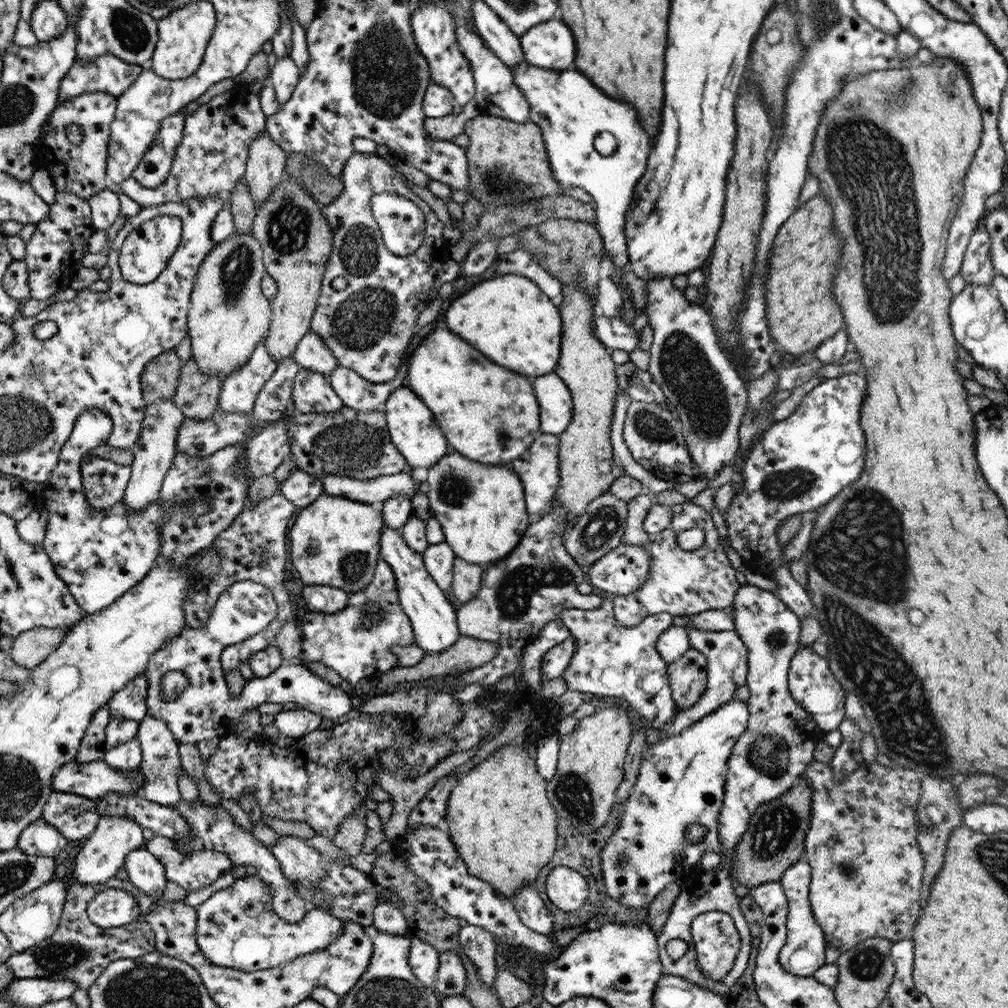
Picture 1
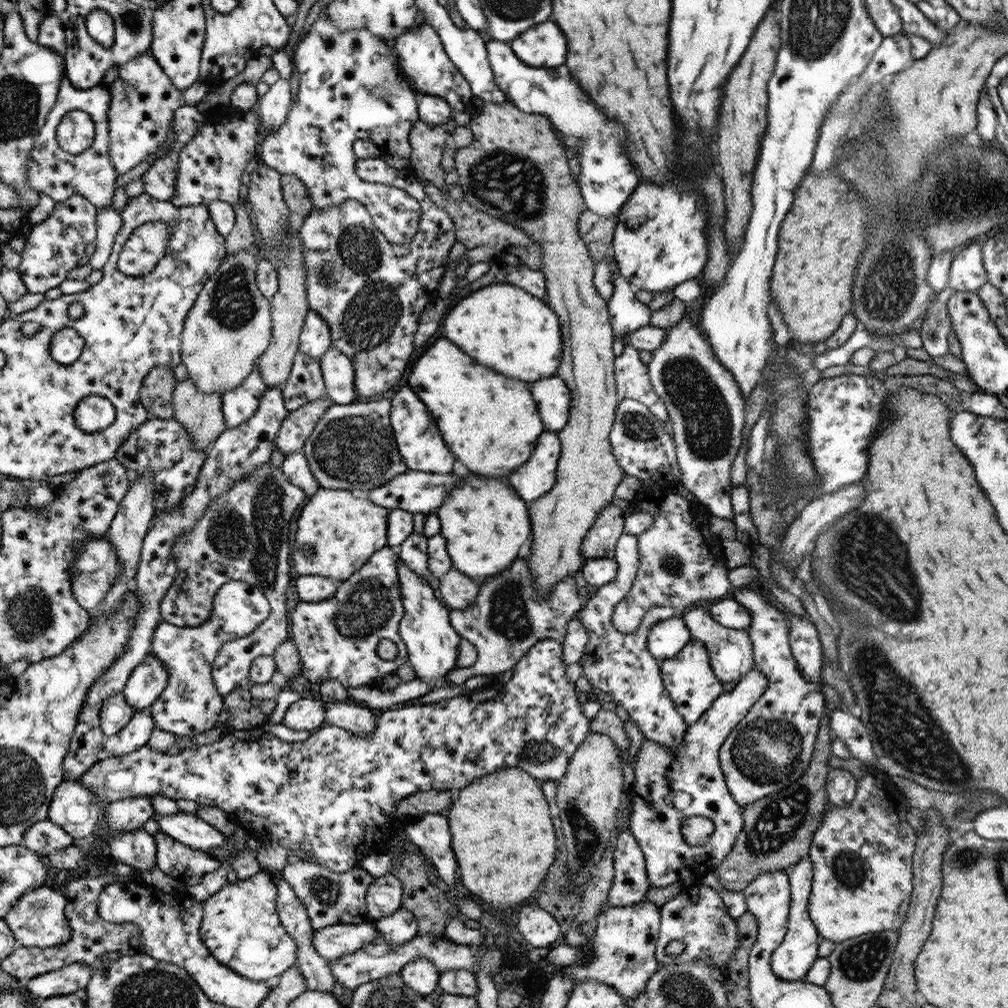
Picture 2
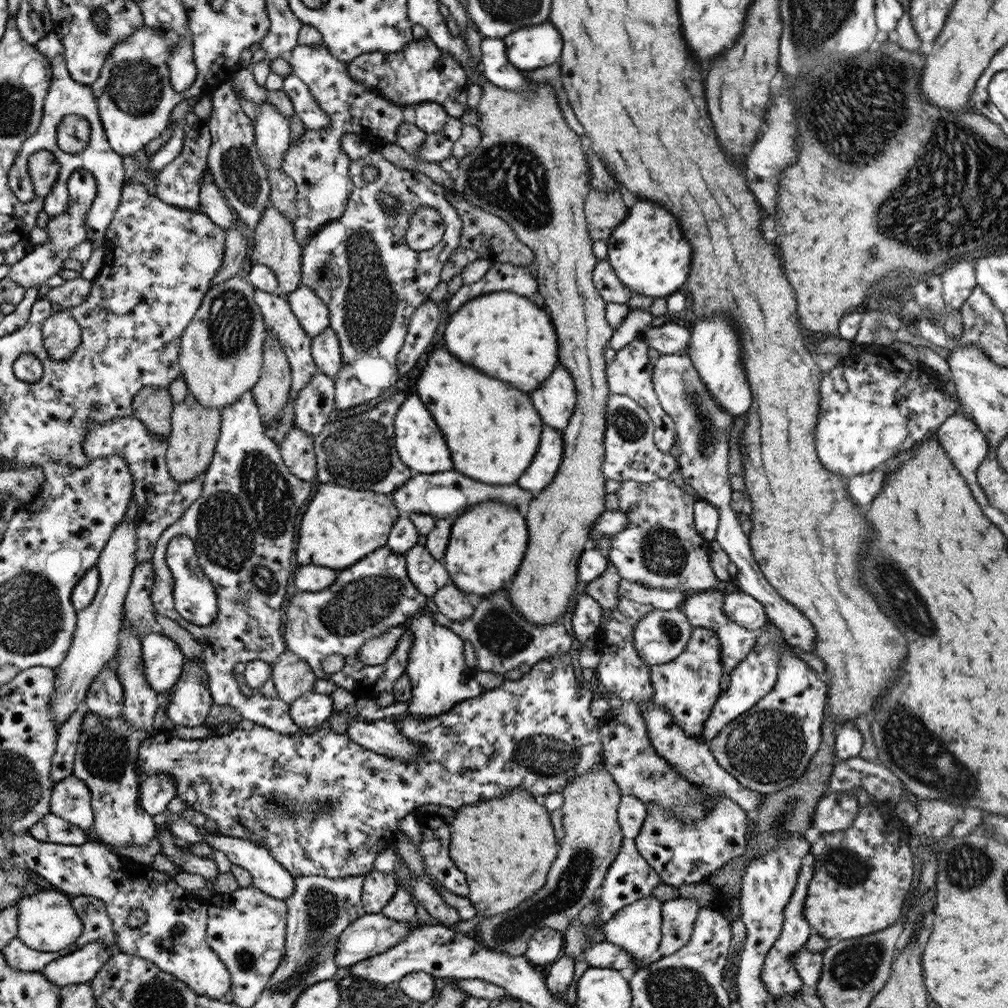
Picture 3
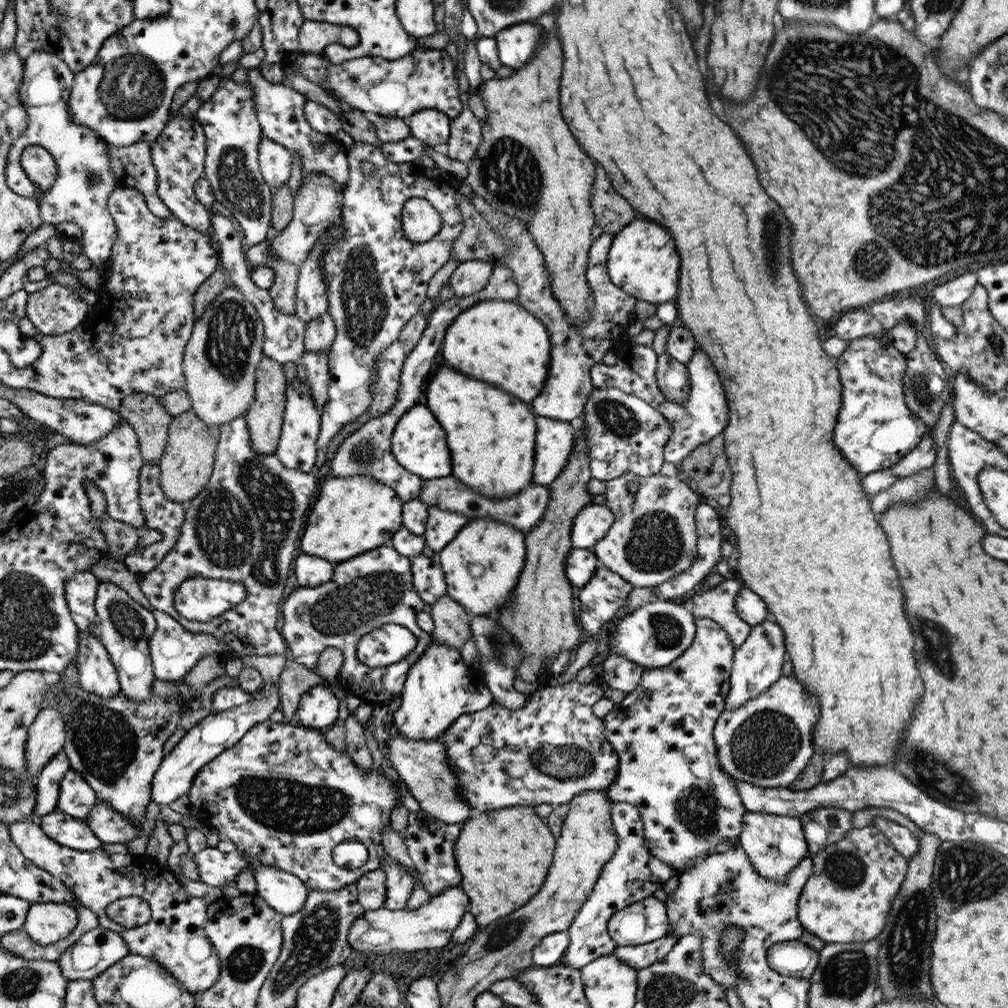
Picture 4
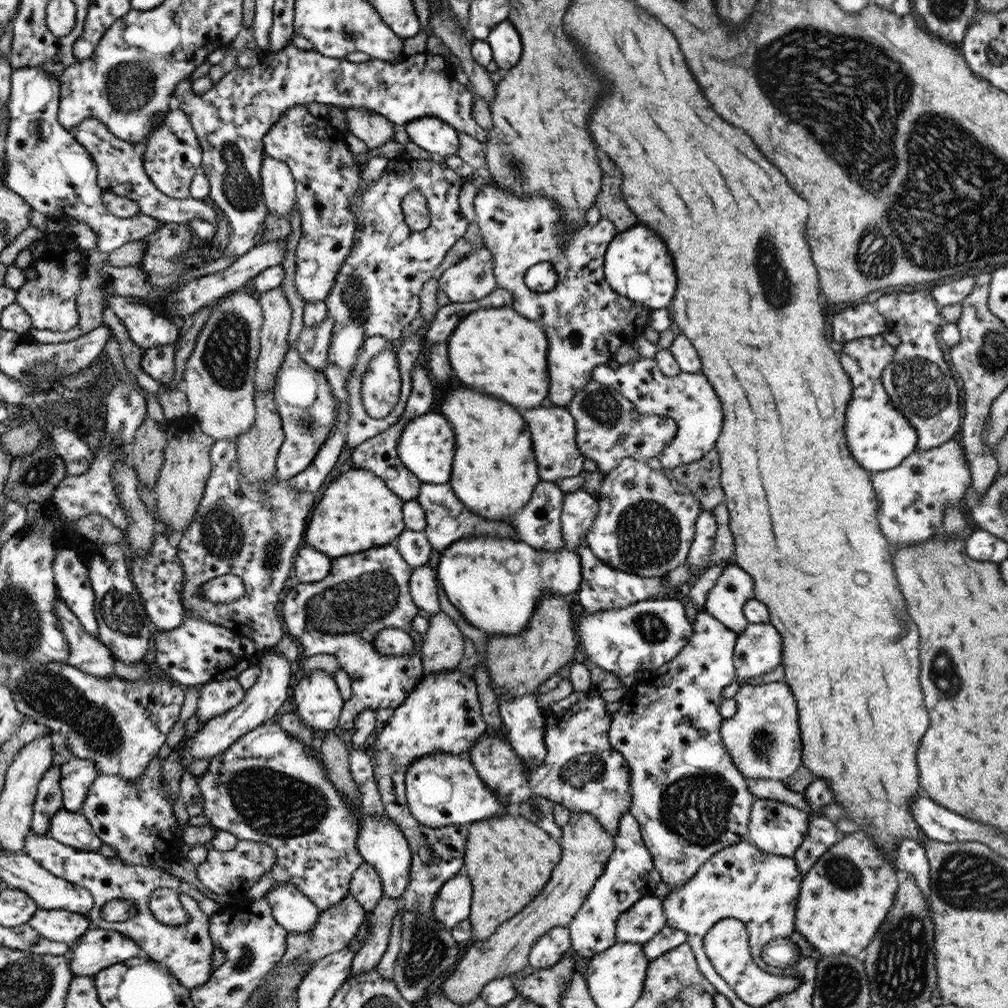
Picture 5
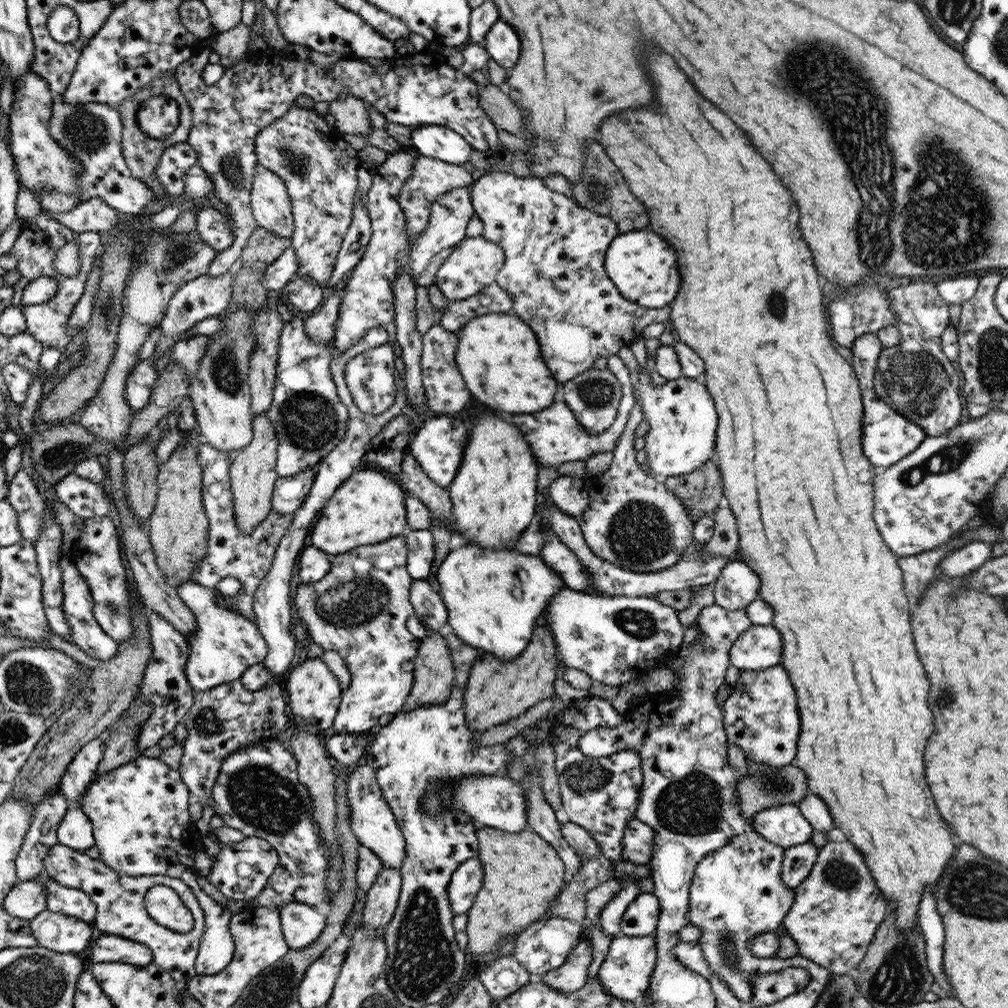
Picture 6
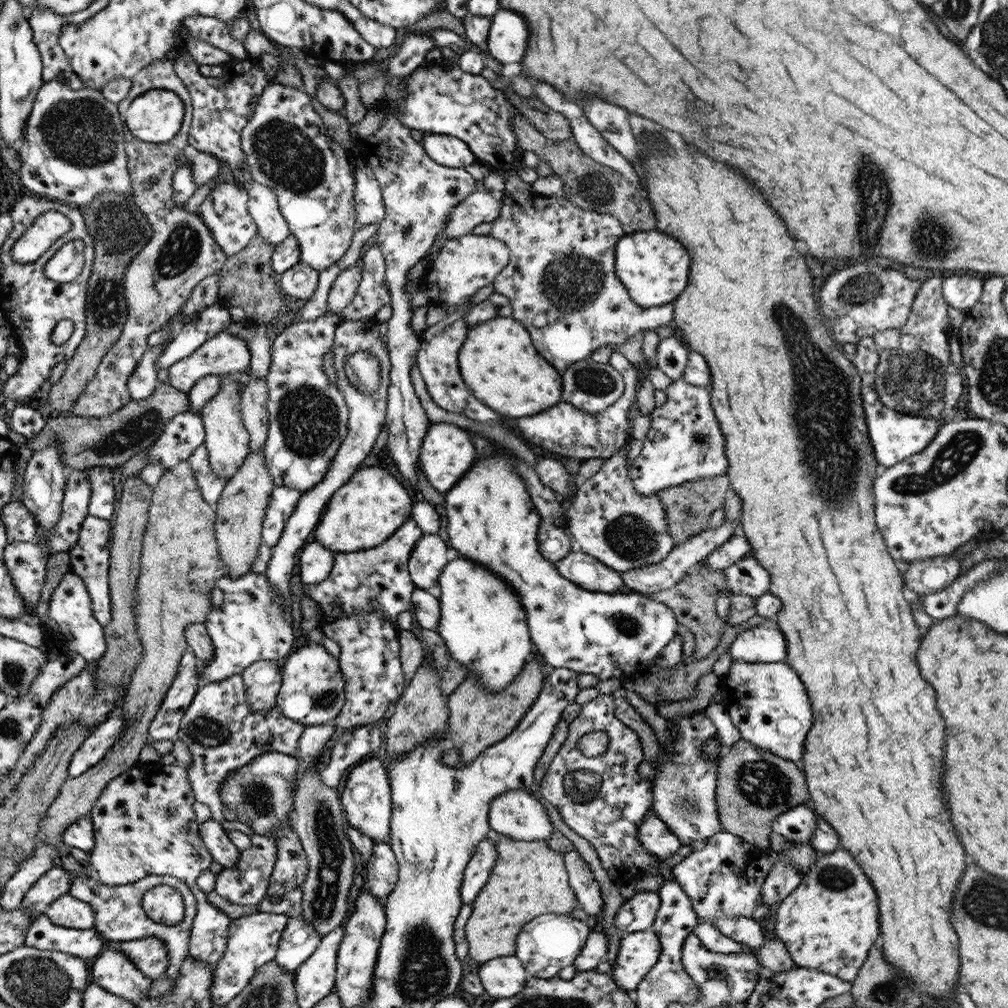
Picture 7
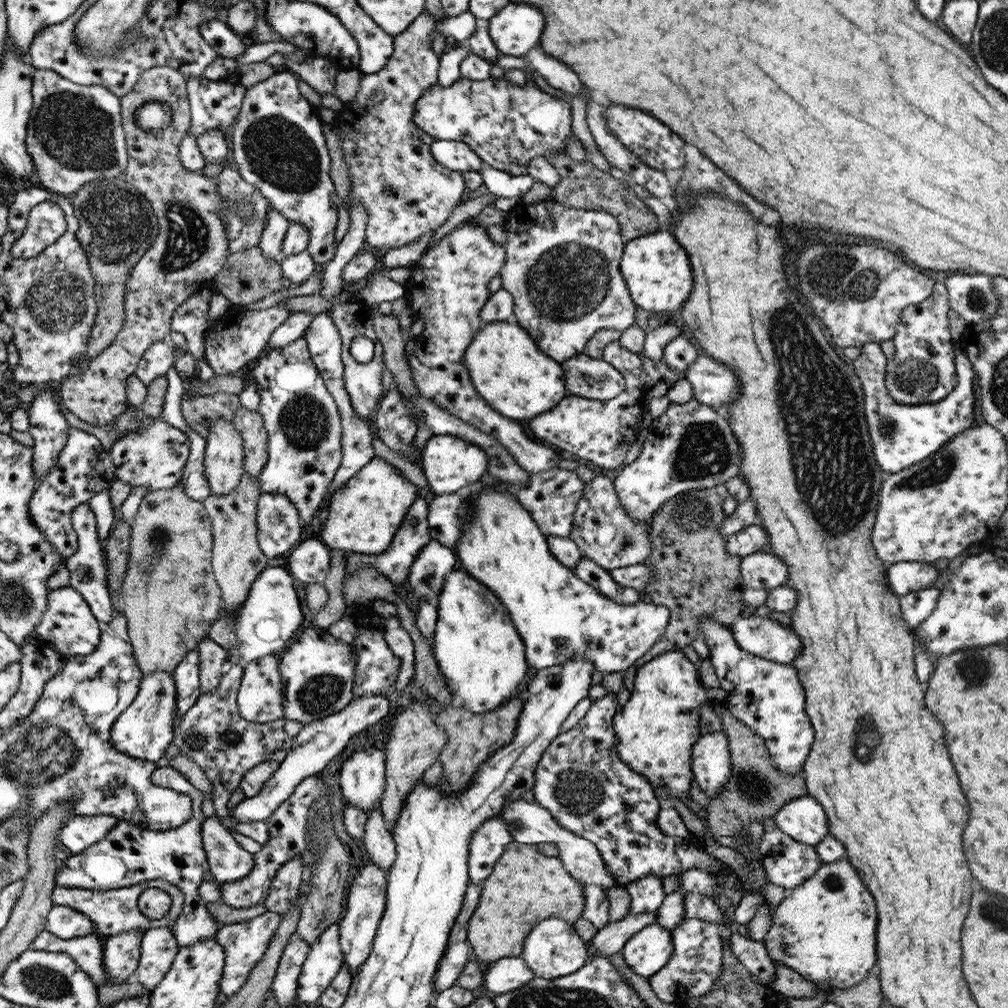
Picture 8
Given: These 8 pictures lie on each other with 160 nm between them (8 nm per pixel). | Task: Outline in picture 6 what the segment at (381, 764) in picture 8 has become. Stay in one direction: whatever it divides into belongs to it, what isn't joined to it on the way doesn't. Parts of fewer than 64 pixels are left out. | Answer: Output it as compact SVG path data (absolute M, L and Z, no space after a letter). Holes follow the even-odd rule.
M361 765L348 775L347 799L351 808L351 829L357 841L376 853L383 864L400 869L406 858L406 839L398 828L371 765Z

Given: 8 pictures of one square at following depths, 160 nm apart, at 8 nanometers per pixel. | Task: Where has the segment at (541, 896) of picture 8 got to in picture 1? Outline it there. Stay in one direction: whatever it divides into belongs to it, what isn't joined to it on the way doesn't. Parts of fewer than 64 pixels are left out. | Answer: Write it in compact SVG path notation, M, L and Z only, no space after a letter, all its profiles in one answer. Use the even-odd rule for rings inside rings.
M512 743L496 750L491 753L490 756L481 760L475 767L464 772L464 774L460 774L455 787L450 791L447 800L447 811L445 812L445 821L448 823L451 841L455 844L458 852L465 860L465 865L468 867L470 875L490 883L496 892L499 892L508 898L512 898L521 886L530 885L532 880L536 880L540 868L546 866L546 864L552 860L552 856L554 856L554 852L556 852L558 819L559 816L556 814L555 808L552 806L547 795L547 780L537 771L535 759L529 755L528 749L522 746L522 744Z

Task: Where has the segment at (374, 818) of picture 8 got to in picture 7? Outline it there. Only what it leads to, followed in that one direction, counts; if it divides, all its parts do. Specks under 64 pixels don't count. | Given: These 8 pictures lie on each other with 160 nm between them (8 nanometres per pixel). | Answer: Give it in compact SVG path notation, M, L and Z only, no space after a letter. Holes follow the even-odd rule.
M375 843L366 868L368 874L366 875L365 888L384 905L398 883L399 864L390 843Z

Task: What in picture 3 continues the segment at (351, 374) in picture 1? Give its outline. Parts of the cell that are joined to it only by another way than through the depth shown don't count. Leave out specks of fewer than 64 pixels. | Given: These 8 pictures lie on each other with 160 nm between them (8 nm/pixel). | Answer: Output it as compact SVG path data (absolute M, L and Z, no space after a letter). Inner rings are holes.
M331 327L312 338L311 355L319 371L334 379L342 364L341 346Z

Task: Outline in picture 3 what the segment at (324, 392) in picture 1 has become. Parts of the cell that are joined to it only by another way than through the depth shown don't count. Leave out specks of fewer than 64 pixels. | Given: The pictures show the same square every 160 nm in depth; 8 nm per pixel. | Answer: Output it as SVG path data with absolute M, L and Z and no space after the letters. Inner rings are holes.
M255 288L256 300L263 313L263 319L272 327L273 335L277 336L279 343L283 346L287 353L288 360L291 365L291 390L290 394L293 399L298 397L298 393L302 388L307 386L312 380L312 377L317 373L318 368L311 355L311 341L312 339L306 334L302 328L300 321L295 317L291 311L291 306L285 297L278 293L268 293Z

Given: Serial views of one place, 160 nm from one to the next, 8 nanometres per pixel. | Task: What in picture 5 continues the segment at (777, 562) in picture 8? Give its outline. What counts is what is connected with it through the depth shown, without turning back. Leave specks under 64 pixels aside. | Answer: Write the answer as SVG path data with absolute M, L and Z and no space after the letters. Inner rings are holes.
M728 561L724 563L718 581L708 592L703 611L740 635L749 624L743 614L744 604L752 597L754 590L751 575Z

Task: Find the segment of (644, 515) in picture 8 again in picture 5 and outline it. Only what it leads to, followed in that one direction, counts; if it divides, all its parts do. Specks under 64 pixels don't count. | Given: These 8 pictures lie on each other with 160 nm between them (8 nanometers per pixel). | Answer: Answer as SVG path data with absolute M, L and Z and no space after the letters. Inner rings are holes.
M640 357L635 363L620 365L616 370L608 364L598 365L593 370L592 379L604 386L617 388L625 398L635 404L639 413L667 416L675 420L676 436L657 456L665 472L669 473L676 467L700 460L715 448L723 427L723 406L704 373L681 372L674 377L668 377L662 374L655 359Z

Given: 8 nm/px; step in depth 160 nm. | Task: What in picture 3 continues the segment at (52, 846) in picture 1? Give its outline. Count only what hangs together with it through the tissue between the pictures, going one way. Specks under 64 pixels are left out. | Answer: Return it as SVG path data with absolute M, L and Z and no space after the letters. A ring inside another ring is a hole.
M51 812L39 820L29 833L40 842L52 842L54 844L79 845L92 841L90 831L78 828L70 824L63 817L51 814Z

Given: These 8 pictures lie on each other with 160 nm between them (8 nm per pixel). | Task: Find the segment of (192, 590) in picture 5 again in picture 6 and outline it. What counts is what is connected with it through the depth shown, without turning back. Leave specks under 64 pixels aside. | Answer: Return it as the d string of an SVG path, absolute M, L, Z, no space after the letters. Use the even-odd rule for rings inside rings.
M207 442L199 446L197 456L203 467L203 505L206 509L209 527L207 553L191 572L190 580L194 580L206 588L217 588L220 580L228 576L237 578L243 584L243 594L232 598L232 600L222 600L220 605L222 607L232 607L240 615L248 617L252 623L258 624L252 606L254 593L258 591L265 576L271 572L273 562L275 562L277 546L279 546L293 523L292 515L280 514L271 509L267 518L258 527L254 527L250 534L241 533L235 519L233 492L231 491L232 457L227 452L219 451Z

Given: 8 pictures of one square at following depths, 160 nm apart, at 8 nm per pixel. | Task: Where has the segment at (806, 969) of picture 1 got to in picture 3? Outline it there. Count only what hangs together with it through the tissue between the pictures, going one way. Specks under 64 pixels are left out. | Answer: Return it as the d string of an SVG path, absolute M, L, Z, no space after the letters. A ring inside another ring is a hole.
M804 859L802 868L797 878L797 883L790 897L789 903L784 908L783 927L778 940L772 945L768 951L761 972L761 979L764 986L768 989L769 995L779 999L780 997L795 996L795 992L802 988L803 982L799 977L798 971L793 963L793 956L805 948L806 941L813 934L810 923L806 920L803 910L807 897L808 887L812 880L814 866L812 859Z

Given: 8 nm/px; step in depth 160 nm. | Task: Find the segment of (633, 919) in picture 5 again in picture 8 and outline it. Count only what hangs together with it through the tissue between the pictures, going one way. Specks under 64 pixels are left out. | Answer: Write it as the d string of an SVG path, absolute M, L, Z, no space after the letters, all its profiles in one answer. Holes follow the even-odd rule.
M648 875L626 886L626 890L631 896L629 914L642 914L657 910L666 895L662 888L663 879Z

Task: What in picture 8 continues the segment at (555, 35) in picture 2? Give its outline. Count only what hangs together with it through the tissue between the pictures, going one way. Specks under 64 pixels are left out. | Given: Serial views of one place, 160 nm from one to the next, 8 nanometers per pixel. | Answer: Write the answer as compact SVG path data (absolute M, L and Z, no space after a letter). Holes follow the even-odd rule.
M507 4L489 21L489 35L502 55L522 57L539 44L544 16L526 4Z

